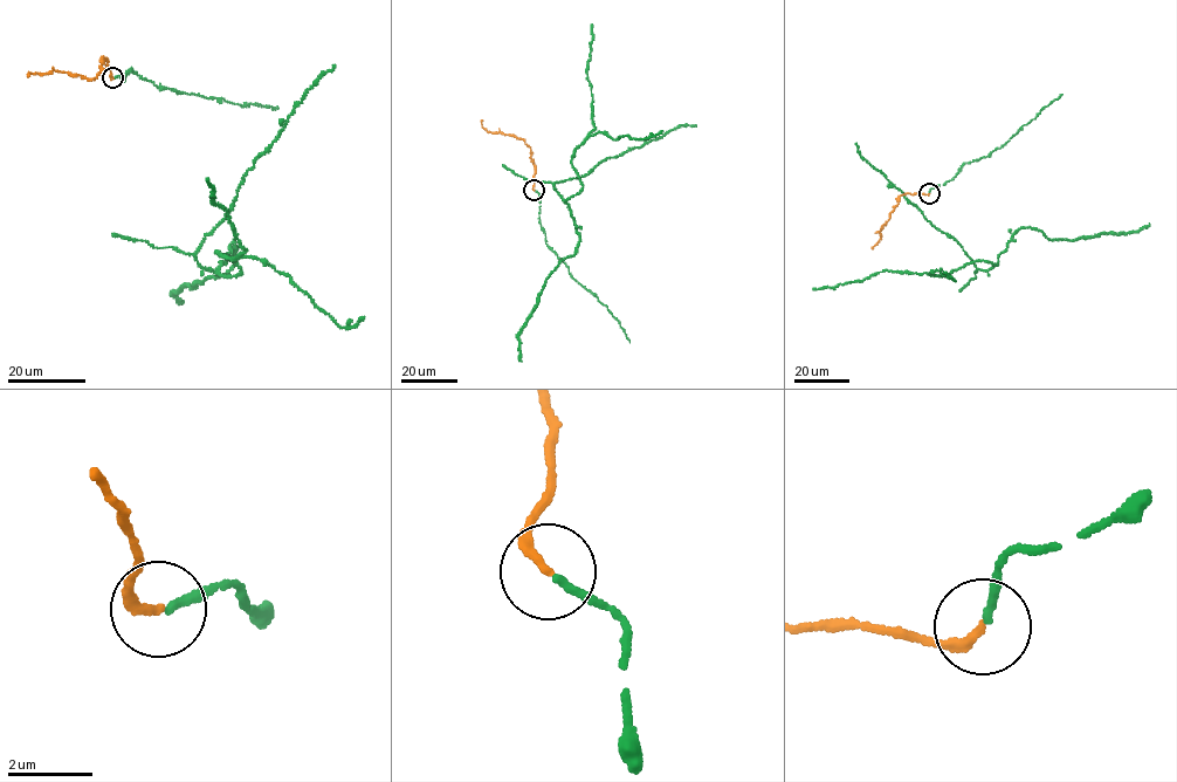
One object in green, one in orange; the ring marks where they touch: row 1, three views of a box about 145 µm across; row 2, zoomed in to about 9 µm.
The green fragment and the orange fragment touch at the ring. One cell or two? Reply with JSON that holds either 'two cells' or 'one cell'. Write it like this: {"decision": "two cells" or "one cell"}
{"decision": "one cell"}

